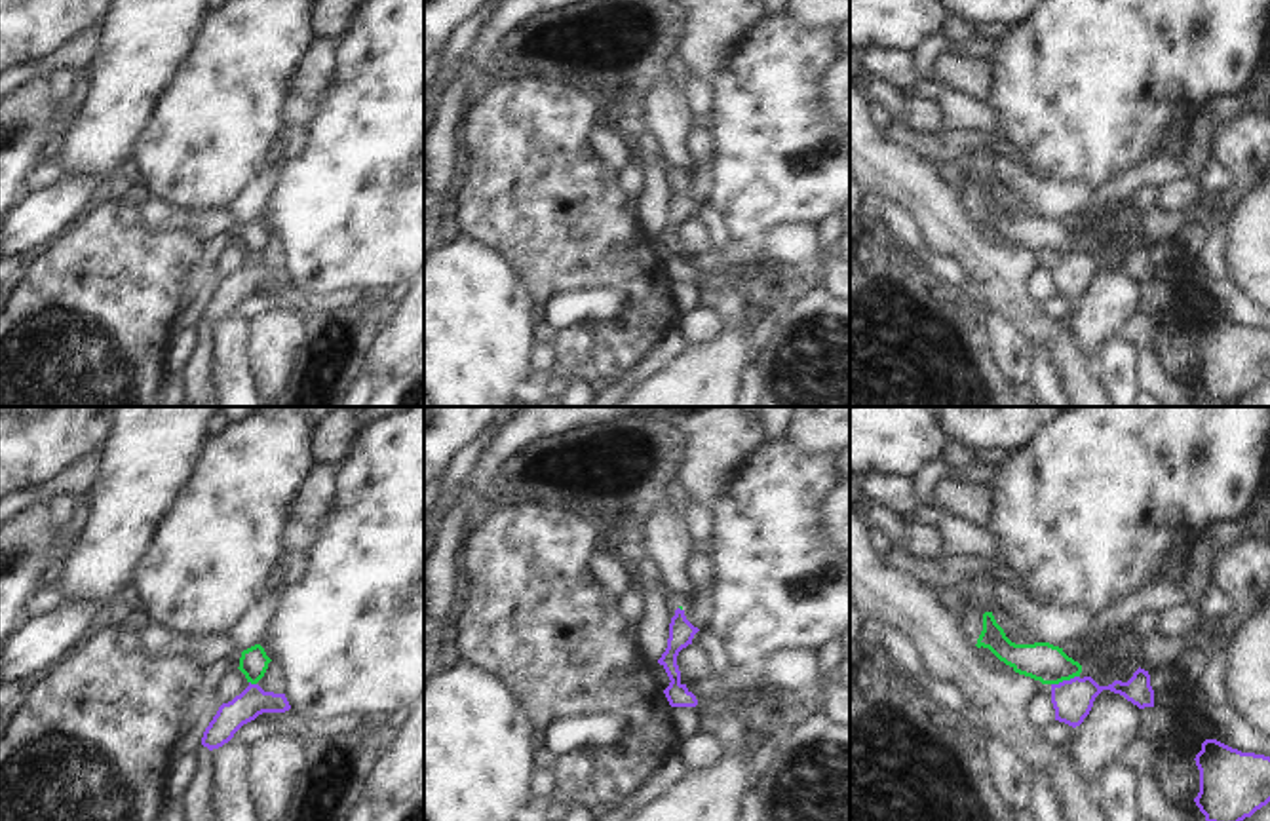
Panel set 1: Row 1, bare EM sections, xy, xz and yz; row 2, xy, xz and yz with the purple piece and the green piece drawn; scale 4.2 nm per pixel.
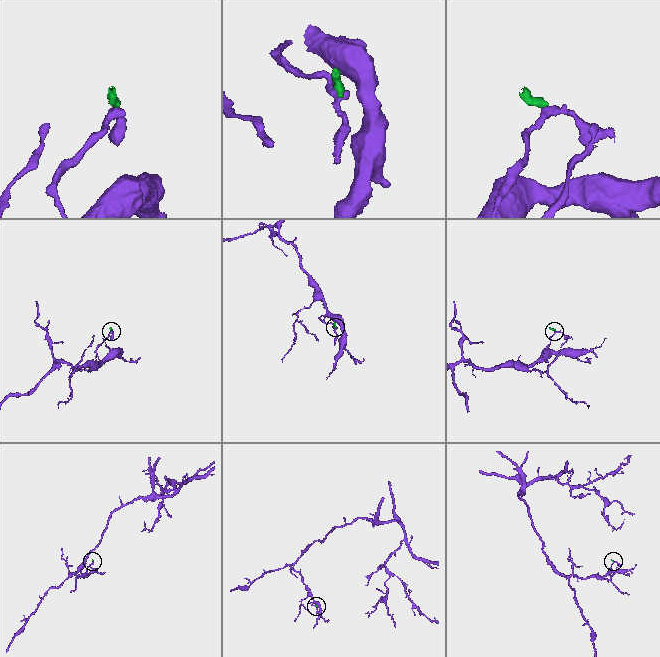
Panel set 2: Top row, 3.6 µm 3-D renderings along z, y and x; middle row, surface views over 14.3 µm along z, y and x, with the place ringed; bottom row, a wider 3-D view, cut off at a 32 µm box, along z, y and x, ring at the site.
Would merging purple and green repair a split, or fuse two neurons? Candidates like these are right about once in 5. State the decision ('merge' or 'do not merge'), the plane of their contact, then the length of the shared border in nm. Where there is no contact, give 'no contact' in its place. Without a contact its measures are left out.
do not merge; contact in yz; length 130 nm

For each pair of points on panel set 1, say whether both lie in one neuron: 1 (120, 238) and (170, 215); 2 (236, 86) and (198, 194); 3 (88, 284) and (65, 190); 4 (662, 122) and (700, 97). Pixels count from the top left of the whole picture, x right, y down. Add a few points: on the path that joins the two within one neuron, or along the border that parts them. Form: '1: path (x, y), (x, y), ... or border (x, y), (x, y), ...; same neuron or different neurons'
1: border (135, 208), (147, 230), (156, 234), (187, 234); different neurons
2: path (219, 113), (198, 151), (198, 168); same neuron
3: border (76, 219), (42, 248); different neurons
4: border (681, 88), (687, 107), (694, 116); different neurons

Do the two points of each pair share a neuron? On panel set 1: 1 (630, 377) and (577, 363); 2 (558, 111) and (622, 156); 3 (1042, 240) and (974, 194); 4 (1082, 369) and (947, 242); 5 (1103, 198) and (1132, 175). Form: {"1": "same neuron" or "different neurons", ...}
{"1": "different neurons", "2": "different neurons", "3": "same neuron", "4": "same neuron", "5": "same neuron"}

